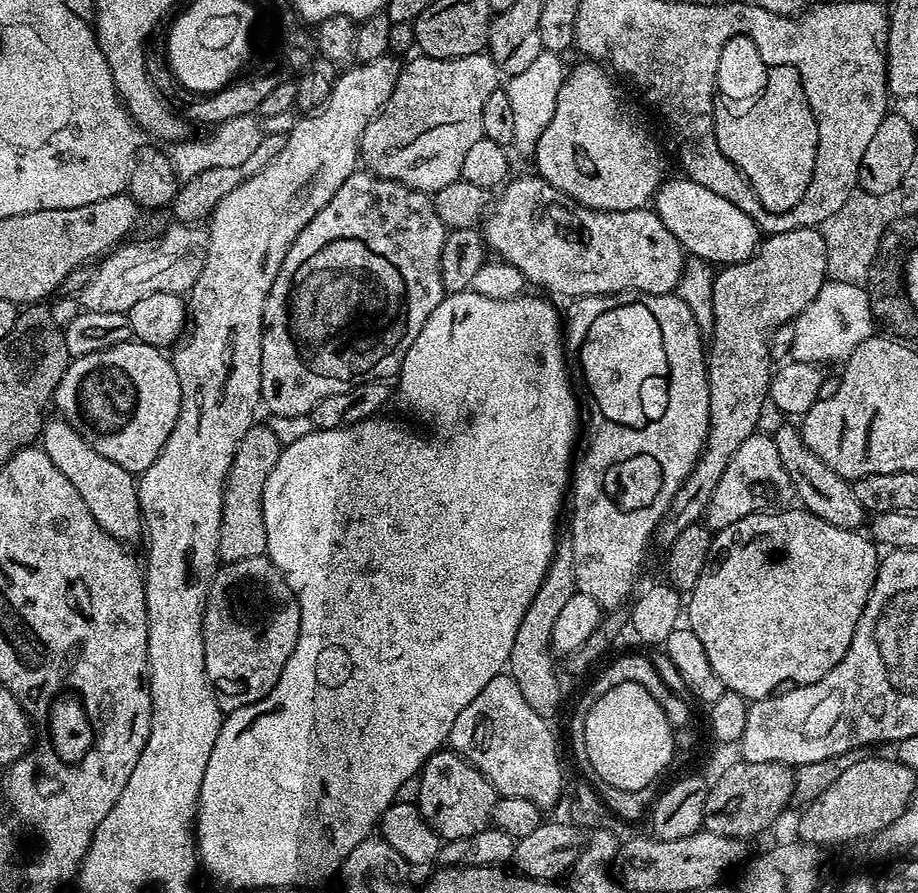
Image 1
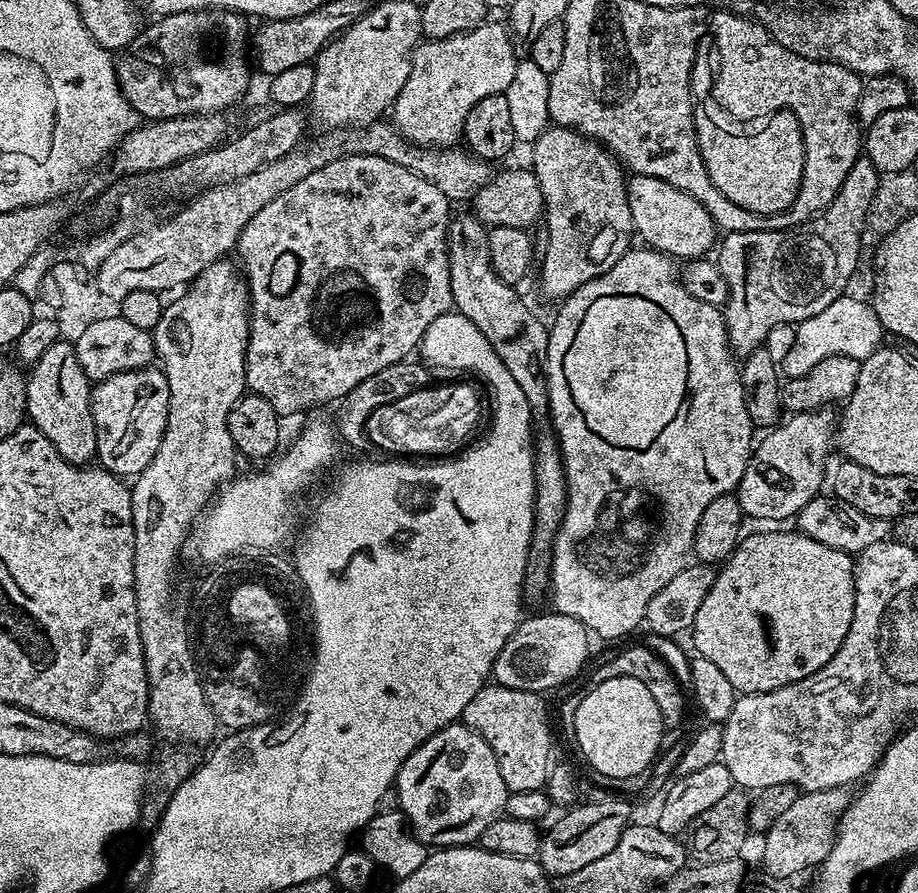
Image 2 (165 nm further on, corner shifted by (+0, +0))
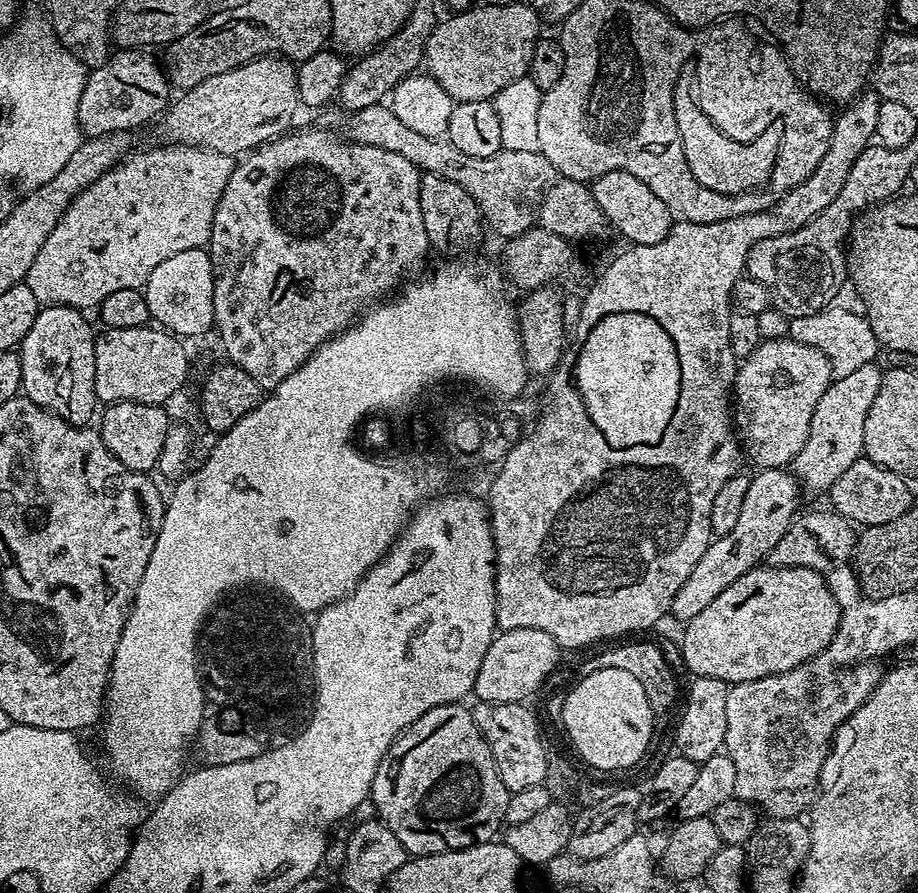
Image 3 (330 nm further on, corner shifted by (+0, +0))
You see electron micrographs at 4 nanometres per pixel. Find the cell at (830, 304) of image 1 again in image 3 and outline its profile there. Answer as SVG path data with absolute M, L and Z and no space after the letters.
M829 306L823 308L821 312L791 317L788 322L787 335L789 340L802 342L806 346L814 346L814 350L826 354L832 367L833 377L845 376L858 370L858 366L873 363L877 359L875 356L878 351L876 335L867 315L861 314L859 311L857 311L858 313L850 312L846 309L849 307L846 306L840 306L844 308L836 307Z

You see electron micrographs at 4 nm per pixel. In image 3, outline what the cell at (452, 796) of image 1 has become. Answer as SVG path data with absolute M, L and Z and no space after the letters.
M463 703L443 704L426 710L386 750L378 770L370 797L376 807L376 815L384 825L402 842L409 857L430 856L434 851L432 840L441 840L448 850L469 848L475 844L487 844L492 836L501 831L506 814L508 788L498 778L498 766L492 757L486 738L478 730L472 717L472 708Z

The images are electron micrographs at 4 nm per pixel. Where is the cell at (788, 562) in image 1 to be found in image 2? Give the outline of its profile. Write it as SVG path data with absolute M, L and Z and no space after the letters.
M799 530L792 532L756 532L753 536L745 535L731 556L724 561L722 567L717 571L714 586L710 586L710 594L706 594L706 602L698 609L690 629L692 644L695 651L702 658L710 658L726 678L730 678L730 686L734 686L737 693L747 694L750 692L769 692L778 690L782 686L790 686L826 666L834 654L842 646L846 638L846 630L850 630L850 622L854 618L854 574L856 566L853 557L842 550L834 550L830 546L824 546L822 542L816 542L814 538L804 536Z

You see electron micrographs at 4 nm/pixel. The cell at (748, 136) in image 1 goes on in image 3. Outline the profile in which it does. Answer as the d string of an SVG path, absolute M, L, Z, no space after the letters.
M692 57L682 64L674 86L674 120L678 125L683 154L690 172L702 186L723 196L742 196L749 193L746 192L748 190L763 183L765 185L771 179L774 162L777 160L783 125L777 122L763 128L750 141L736 140L722 134L696 102L696 74L696 59Z

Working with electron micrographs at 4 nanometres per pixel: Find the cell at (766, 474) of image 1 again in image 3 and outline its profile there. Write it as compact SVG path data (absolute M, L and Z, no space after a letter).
M870 363L858 366L858 370L850 374L835 377L828 385L826 394L818 398L818 406L814 406L814 418L810 418L810 434L806 438L806 446L802 446L790 465L805 493L827 493L834 486L834 481L864 456L866 414L870 406L874 406L882 375L881 369L876 367L875 363Z

